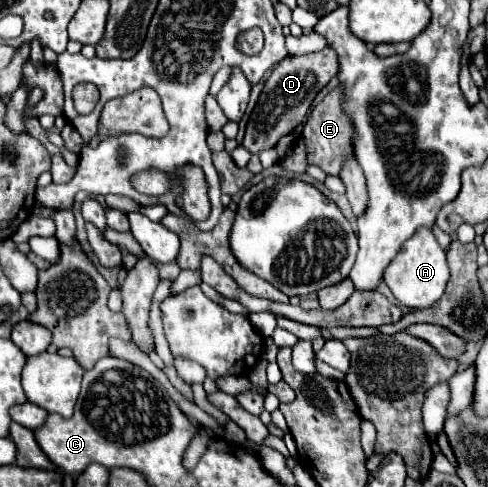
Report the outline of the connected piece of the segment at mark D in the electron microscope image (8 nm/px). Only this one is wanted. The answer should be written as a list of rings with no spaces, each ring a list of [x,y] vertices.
[[[325,47],[317,53],[307,53],[299,57],[285,57],[277,67],[273,67],[269,79],[265,81],[265,87],[261,91],[261,97],[249,117],[243,147],[249,153],[259,153],[263,149],[275,147],[275,143],[291,133],[299,123],[303,123],[315,95],[339,73],[339,61],[337,53],[331,47]]]

